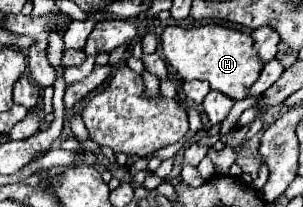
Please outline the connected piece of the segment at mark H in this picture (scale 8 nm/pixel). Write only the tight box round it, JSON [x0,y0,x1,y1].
[162,24,264,100]

